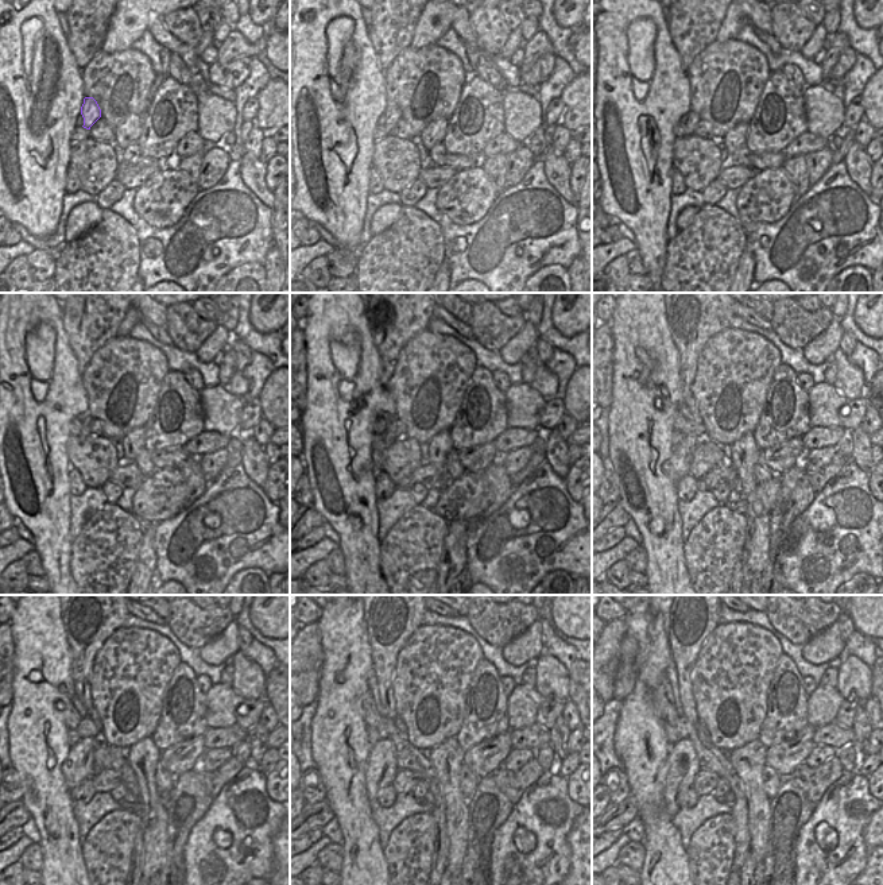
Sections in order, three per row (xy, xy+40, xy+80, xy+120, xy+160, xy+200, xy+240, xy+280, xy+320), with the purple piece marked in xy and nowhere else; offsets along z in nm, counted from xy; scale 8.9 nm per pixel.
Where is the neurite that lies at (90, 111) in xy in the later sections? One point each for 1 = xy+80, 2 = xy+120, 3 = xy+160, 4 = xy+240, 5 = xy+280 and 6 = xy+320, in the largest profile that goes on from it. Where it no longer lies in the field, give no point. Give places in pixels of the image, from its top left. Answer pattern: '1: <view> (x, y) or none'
1: xy+80 (693, 118)
2: xy+120 (85, 431)
3: xy+160 (388, 439)
4: xy+240 (78, 765)
5: xy+280 (382, 765)
6: xy+320 (682, 760)

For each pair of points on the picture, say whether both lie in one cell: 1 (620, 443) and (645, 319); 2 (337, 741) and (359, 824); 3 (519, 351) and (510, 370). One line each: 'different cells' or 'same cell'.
1: same cell
2: same cell
3: different cells

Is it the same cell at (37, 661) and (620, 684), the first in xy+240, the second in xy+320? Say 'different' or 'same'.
different

